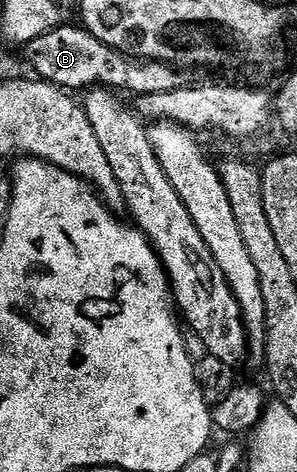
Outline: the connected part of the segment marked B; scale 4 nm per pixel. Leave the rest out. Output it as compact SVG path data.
M68 22L34 38L34 42L23 45L22 52L39 79L57 84L65 90L91 90L103 86L120 94L129 92L132 98L139 98L146 94L166 94L170 90L185 87L186 84L185 73L181 69L157 60L134 60L130 56L124 56L110 46L98 42L98 38L89 34L87 28L75 28Z

